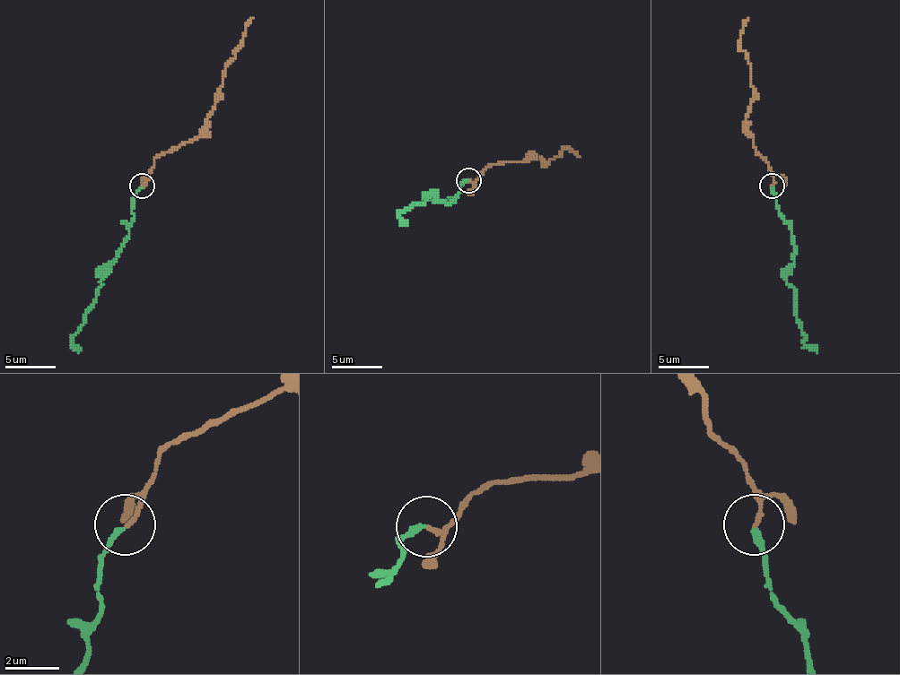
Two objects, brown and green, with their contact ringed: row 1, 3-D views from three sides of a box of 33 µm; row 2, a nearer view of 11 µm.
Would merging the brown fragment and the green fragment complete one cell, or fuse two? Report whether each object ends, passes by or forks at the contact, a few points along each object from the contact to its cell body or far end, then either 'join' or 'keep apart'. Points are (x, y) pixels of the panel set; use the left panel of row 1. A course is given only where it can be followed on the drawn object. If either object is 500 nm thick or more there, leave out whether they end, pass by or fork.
brown ends; green ends; course brown (142, 186), (146, 180), (154, 160), (192, 142), (205, 126), (217, 89), (243, 33), (253, 18); course green (142, 187), (134, 198), (128, 238), (103, 274), (96, 289), (93, 307), (75, 334), (73, 345), (81, 350); join

